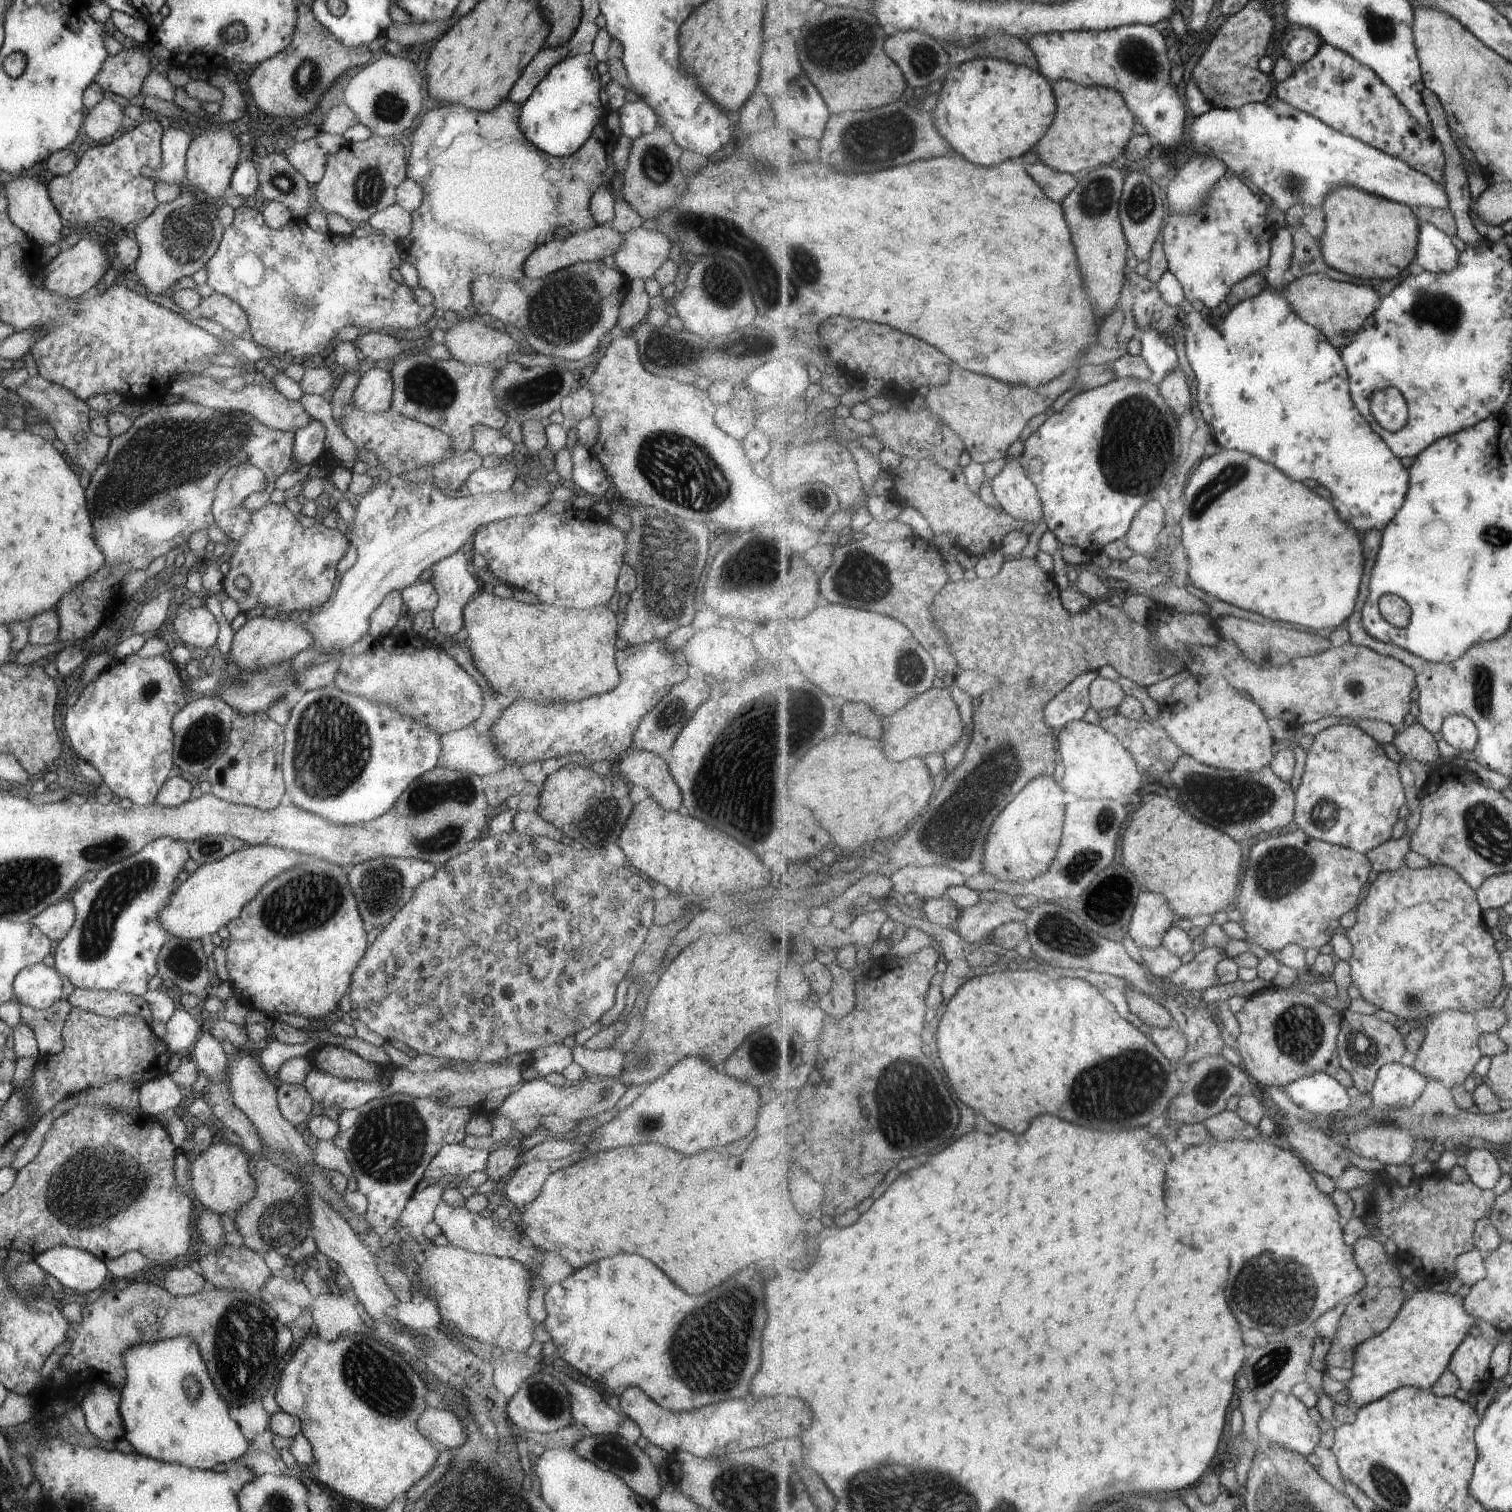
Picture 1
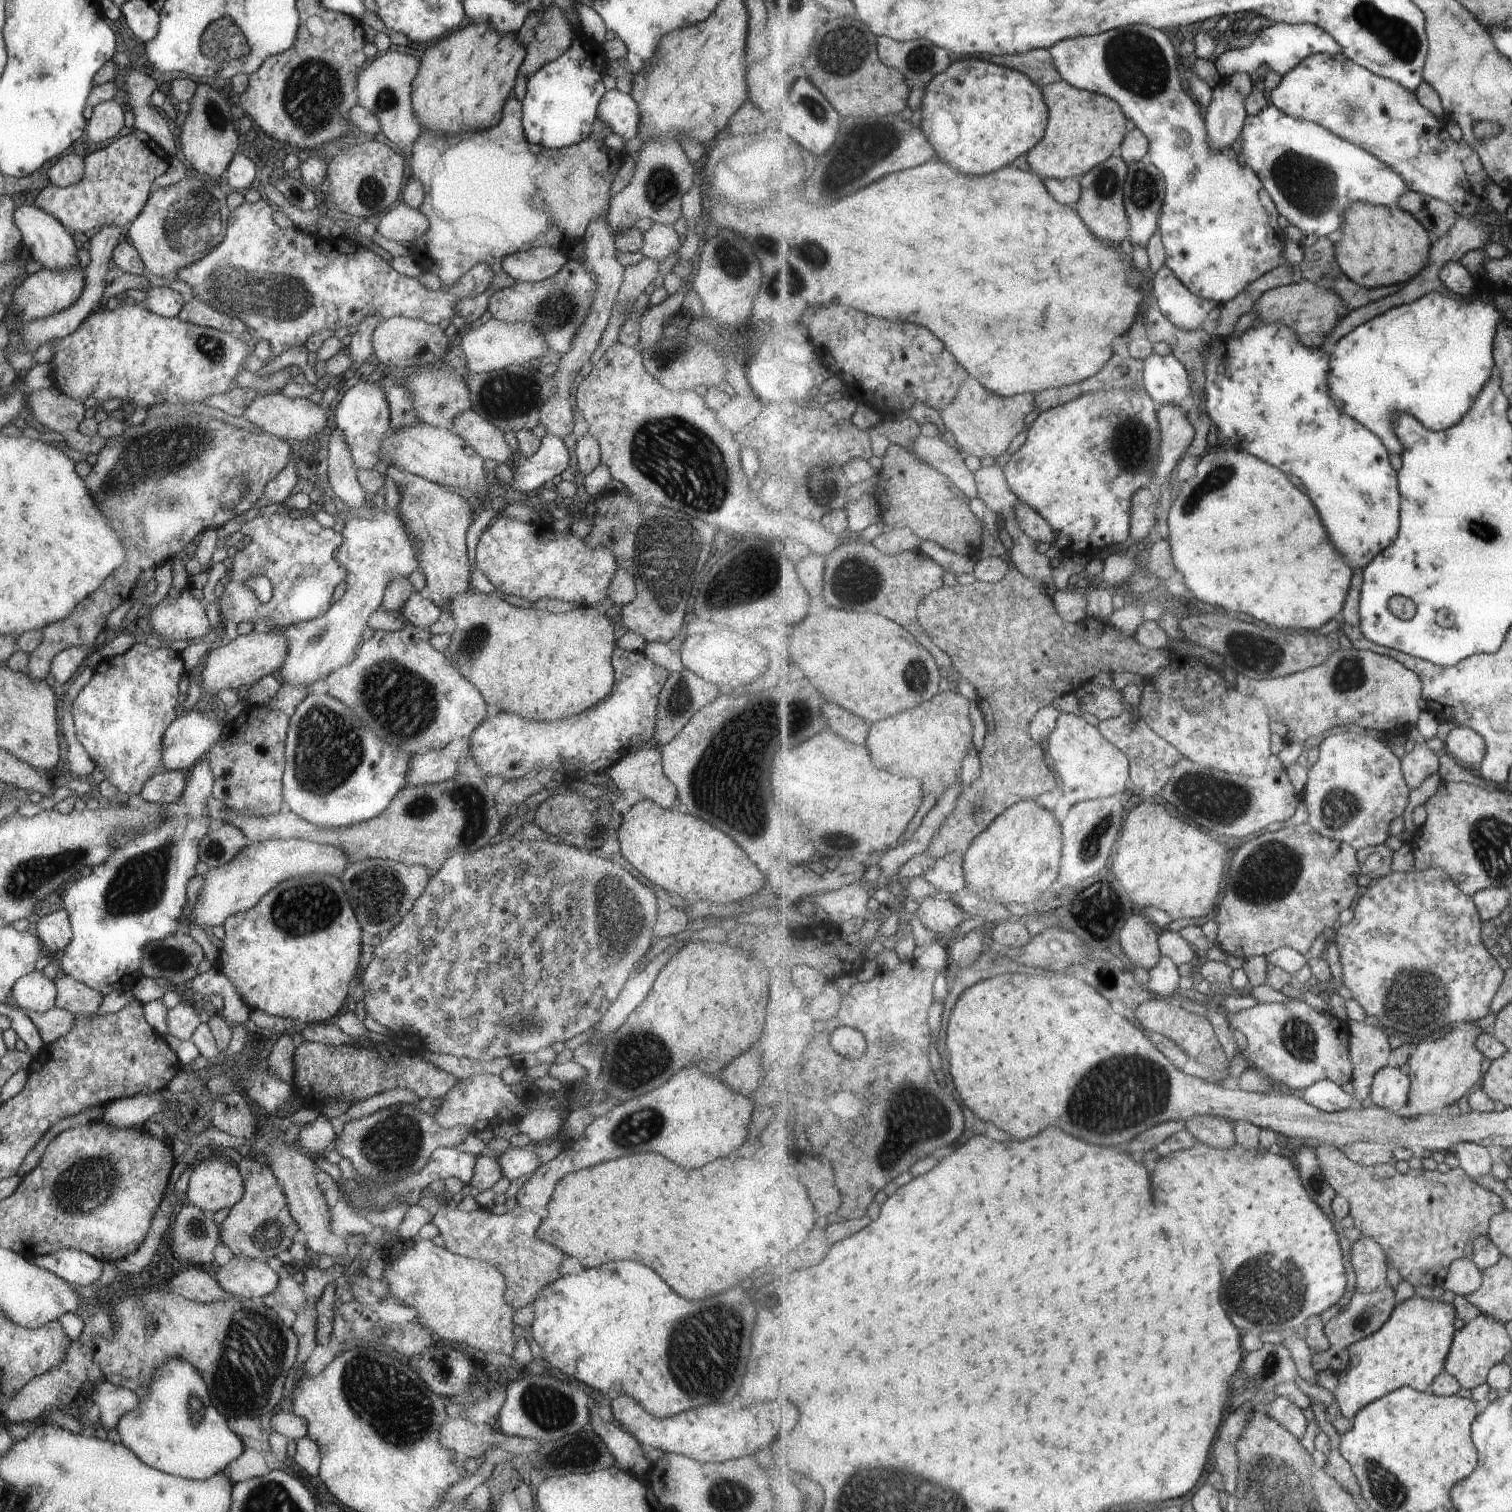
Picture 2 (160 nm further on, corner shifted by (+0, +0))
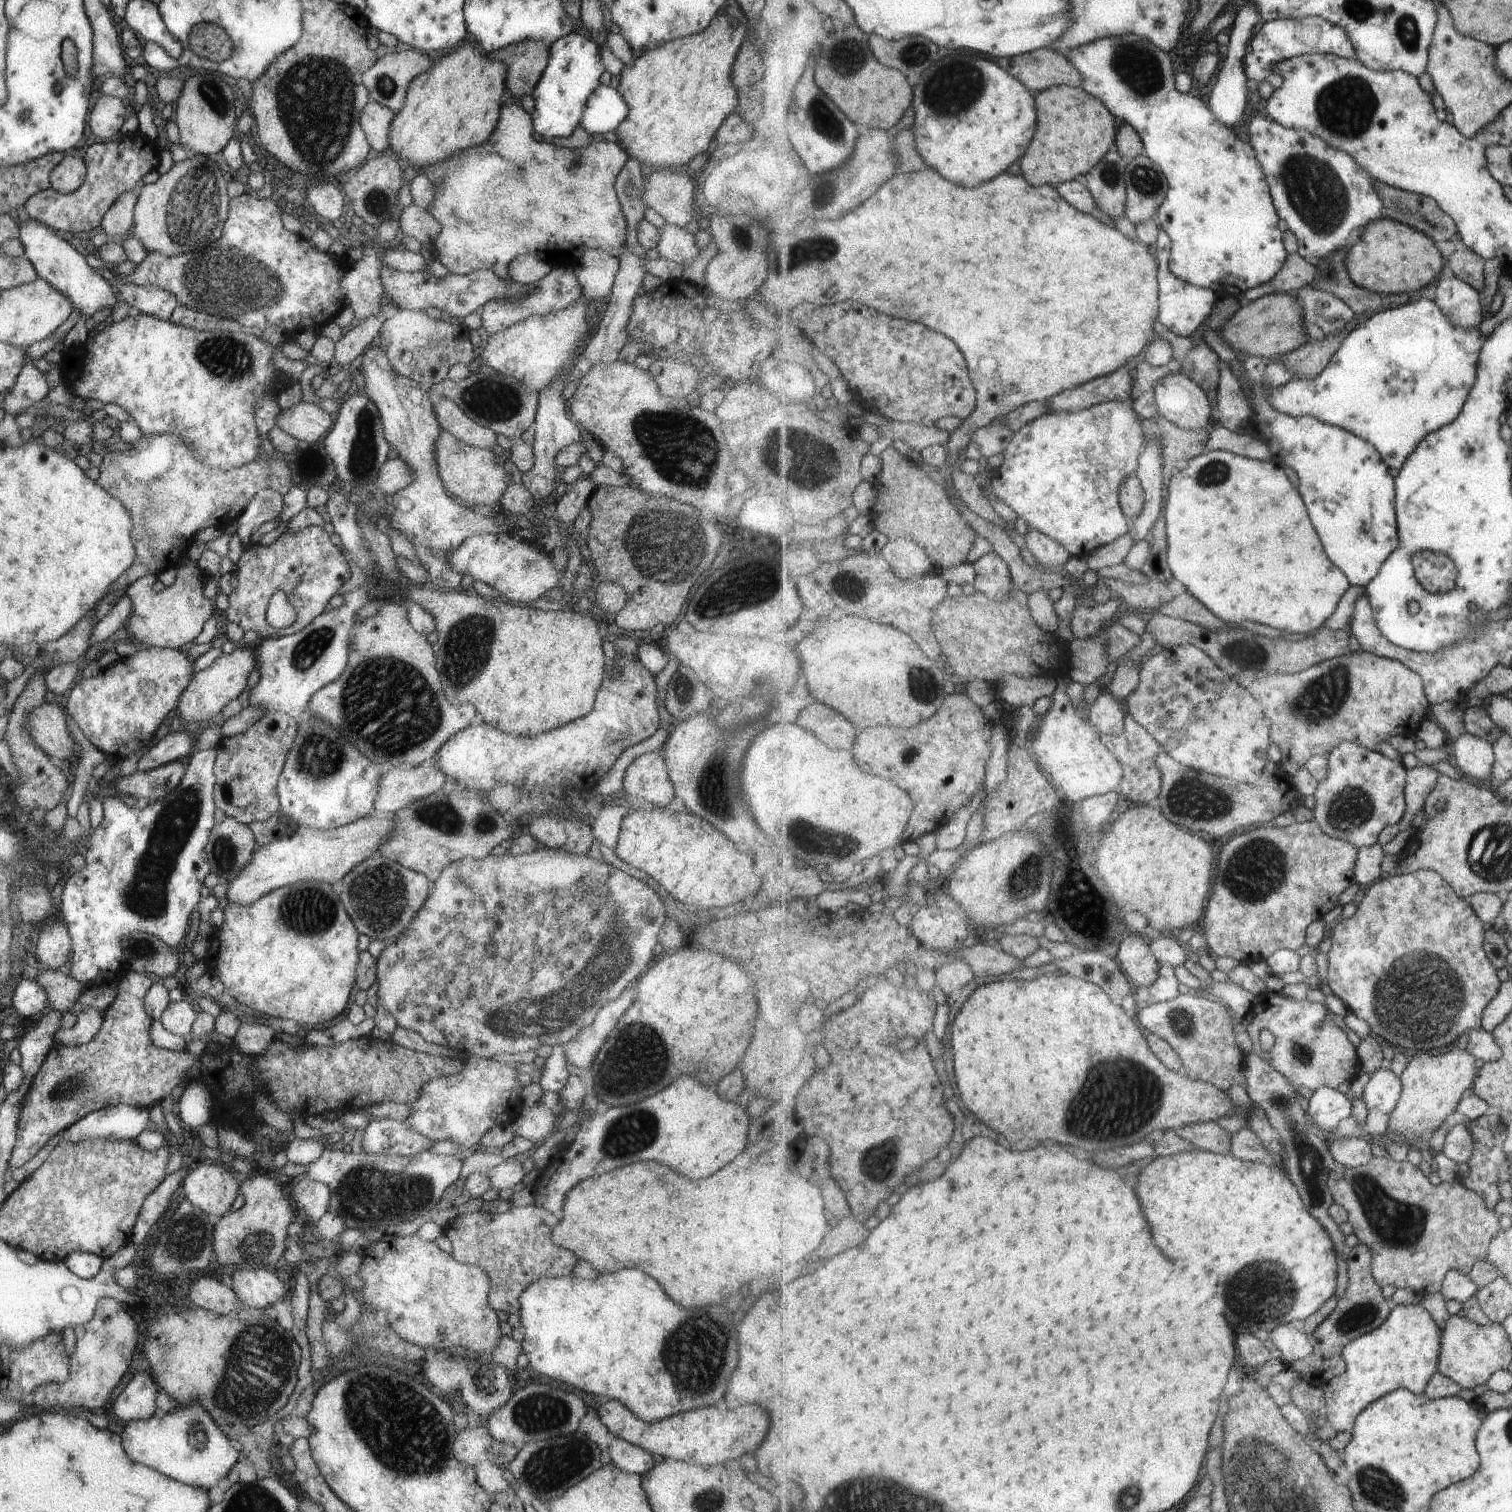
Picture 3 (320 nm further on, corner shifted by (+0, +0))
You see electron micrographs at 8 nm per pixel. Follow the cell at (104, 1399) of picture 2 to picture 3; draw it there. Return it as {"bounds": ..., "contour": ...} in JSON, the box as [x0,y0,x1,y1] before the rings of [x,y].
{"bounds":[112,1368,158,1423],"contour":[[[145,1368],[138,1371],[118,1392],[112,1410],[121,1423],[147,1420],[157,1413],[155,1393],[158,1386]]]}

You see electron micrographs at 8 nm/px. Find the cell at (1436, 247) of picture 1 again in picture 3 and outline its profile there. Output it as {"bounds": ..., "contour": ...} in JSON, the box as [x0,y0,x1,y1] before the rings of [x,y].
{"bounds":[1432,273,1484,329],"contour":[[[1451,273],[1444,275],[1435,286],[1432,299],[1454,325],[1474,329],[1483,322],[1484,305],[1476,288]]]}

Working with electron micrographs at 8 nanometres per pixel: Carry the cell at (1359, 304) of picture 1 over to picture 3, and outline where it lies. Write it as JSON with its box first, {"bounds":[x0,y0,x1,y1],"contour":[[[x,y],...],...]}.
{"bounds":[1222,293,1305,358],"contour":[[[1287,293],[1265,295],[1239,309],[1222,326],[1222,336],[1227,345],[1236,352],[1242,352],[1243,356],[1279,358],[1305,344],[1303,314],[1304,309],[1297,297]]]}

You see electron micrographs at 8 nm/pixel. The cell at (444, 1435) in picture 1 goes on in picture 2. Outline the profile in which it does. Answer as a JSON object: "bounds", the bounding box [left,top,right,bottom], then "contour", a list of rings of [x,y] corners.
{"bounds":[439,1416,541,1459],"contour":[[[463,1416],[443,1421],[439,1427],[440,1443],[465,1458],[481,1459],[487,1449],[505,1450],[514,1454],[531,1454],[541,1442],[535,1439],[504,1435],[498,1428],[492,1429],[485,1423],[472,1423]]]}

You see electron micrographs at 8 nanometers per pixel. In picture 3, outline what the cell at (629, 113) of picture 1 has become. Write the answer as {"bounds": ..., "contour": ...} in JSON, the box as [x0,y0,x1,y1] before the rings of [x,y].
{"bounds":[578,84,627,135],"contour":[[[600,84],[587,96],[578,124],[589,135],[605,134],[614,130],[626,114],[627,105],[616,89]]]}

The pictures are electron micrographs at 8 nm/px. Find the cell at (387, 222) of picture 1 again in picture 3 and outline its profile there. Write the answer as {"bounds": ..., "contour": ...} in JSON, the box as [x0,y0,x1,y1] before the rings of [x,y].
{"bounds":[398,203,441,243],"contour":[[[410,203],[400,212],[398,228],[404,236],[411,236],[417,242],[431,243],[441,225],[426,210]]]}

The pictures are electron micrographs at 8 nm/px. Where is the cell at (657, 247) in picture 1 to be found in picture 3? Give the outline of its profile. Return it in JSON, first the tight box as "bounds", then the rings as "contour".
{"bounds":[654,223,700,266],"contour":[[[665,223],[654,247],[660,258],[685,266],[691,264],[700,251],[693,238],[694,235],[685,228]]]}

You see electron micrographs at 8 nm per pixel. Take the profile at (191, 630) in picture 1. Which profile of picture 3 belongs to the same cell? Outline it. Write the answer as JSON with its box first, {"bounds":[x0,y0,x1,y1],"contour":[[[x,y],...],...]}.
{"bounds":[124,558,213,649],"contour":[[[186,558],[175,567],[173,584],[163,587],[159,592],[151,591],[154,581],[151,573],[132,582],[126,591],[132,602],[132,609],[124,626],[132,642],[141,647],[161,647],[168,649],[186,649],[201,632],[203,623],[213,614],[211,600],[203,595],[203,587],[208,577],[195,561]]]}

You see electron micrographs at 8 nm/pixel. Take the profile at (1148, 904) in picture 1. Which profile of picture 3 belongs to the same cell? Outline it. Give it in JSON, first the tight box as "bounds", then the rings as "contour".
{"bounds":[1117,932,1161,988],"contour":[[[1142,932],[1129,934],[1120,944],[1117,961],[1134,988],[1150,988],[1160,975],[1161,962],[1156,959],[1150,941]]]}

